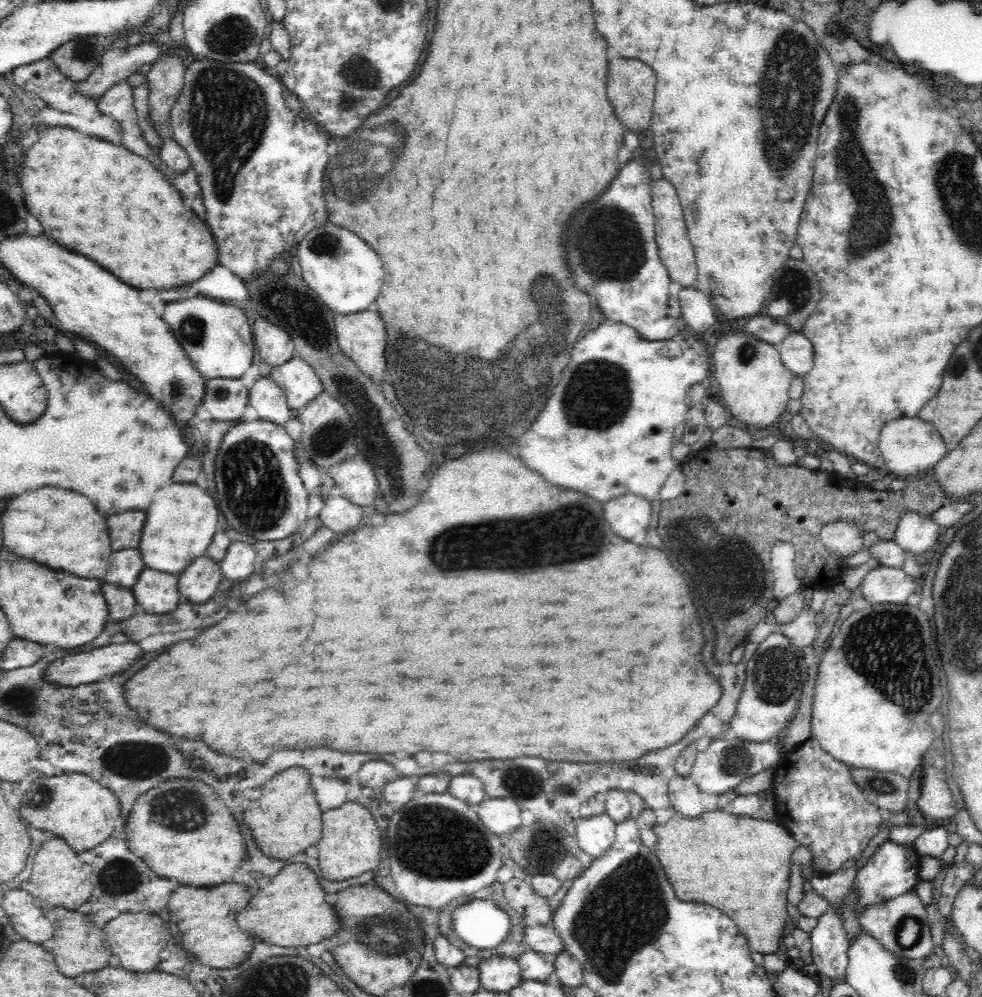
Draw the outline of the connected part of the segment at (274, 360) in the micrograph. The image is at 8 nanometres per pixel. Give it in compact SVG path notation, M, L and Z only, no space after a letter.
M258 316L252 328L255 349L261 360L278 366L289 360L295 353L294 341L283 328L268 322L268 319Z

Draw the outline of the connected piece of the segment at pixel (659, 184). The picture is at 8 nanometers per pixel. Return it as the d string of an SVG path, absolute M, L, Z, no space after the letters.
M664 178L656 179L652 184L651 207L655 218L655 237L659 248L659 255L670 275L671 282L683 287L690 287L693 280L698 278L698 263L688 231L684 210L680 204L680 196L674 186Z

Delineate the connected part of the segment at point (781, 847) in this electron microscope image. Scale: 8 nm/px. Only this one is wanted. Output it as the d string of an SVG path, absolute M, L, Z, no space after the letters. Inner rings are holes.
M717 808L715 811L704 810L697 817L688 817L677 810L666 823L656 823L653 831L657 843L652 851L660 860L668 882L674 886L678 900L706 902L718 910L724 910L724 914L734 918L734 924L748 940L751 952L762 955L777 952L780 938L784 937L782 928L788 918L788 866L793 852L801 846L786 827L780 826L775 820L733 815Z

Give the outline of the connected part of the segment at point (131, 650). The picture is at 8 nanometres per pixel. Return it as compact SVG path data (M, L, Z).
M114 644L114 646L103 646L95 648L84 654L69 654L52 660L45 666L45 681L53 683L54 686L77 687L81 684L93 683L100 678L106 678L106 674L122 672L134 658L140 656L140 650L136 644Z

